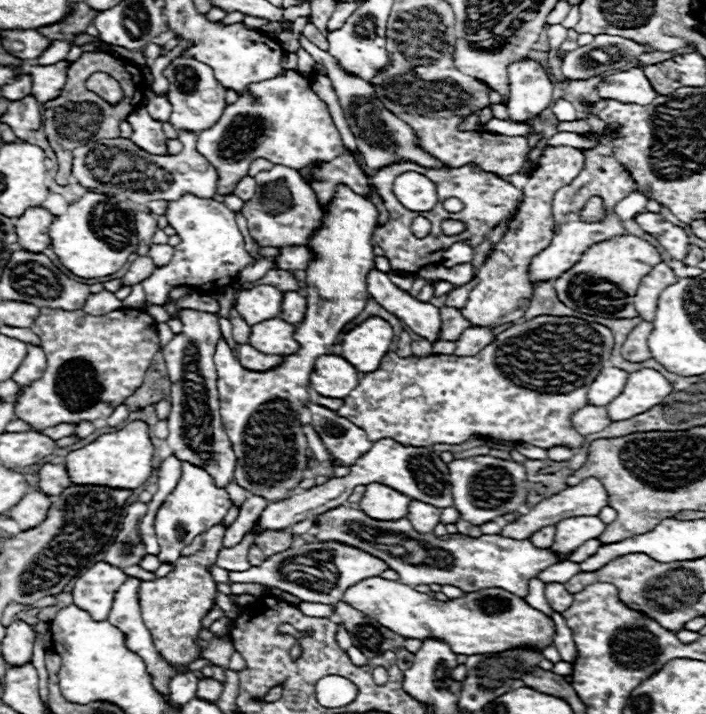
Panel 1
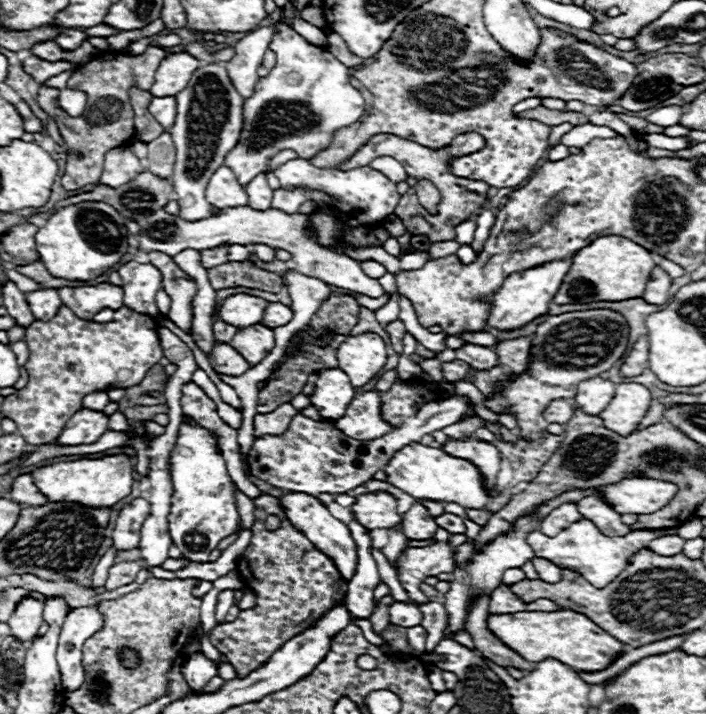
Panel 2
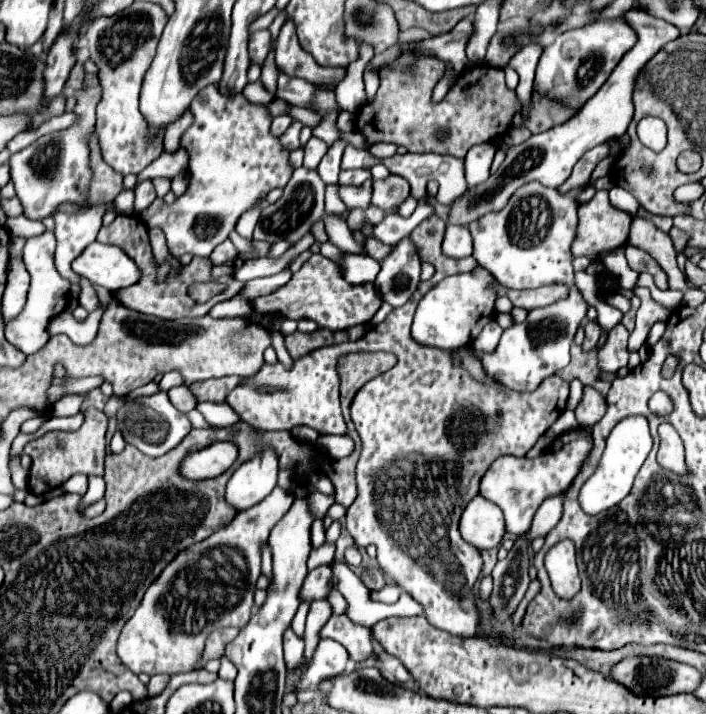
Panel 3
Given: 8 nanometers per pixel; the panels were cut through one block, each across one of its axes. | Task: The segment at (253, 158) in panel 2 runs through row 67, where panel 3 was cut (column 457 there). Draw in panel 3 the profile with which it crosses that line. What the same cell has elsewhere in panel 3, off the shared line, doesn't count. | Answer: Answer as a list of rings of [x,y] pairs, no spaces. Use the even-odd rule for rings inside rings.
[[[476,268],[472,274],[454,274],[438,282],[418,304],[412,336],[426,346],[438,346],[444,350],[470,344],[486,322],[494,318],[496,294],[490,288],[492,274],[484,268]]]

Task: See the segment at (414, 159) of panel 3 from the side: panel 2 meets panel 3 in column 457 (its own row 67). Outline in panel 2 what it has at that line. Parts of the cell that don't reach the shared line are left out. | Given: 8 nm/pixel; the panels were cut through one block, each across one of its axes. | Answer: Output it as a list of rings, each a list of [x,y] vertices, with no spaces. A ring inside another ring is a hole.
[[[172,52],[160,62],[156,70],[156,80],[150,88],[152,96],[174,96],[182,88],[188,86],[192,74],[200,68],[200,60],[196,60],[188,52]]]

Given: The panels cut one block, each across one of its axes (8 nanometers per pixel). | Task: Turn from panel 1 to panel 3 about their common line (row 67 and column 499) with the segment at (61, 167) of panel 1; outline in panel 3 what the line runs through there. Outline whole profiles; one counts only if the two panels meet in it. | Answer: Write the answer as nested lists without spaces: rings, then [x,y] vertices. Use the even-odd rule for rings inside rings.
[[[404,56],[398,64],[390,64],[380,72],[380,88],[372,104],[360,110],[356,126],[368,138],[368,146],[376,142],[394,142],[408,148],[408,152],[434,152],[434,154],[450,154],[456,158],[464,158],[466,152],[490,140],[498,140],[510,128],[510,120],[514,112],[520,110],[520,102],[512,90],[504,84],[504,70],[474,66],[460,74],[458,84],[446,94],[440,104],[432,104],[432,88],[442,78],[442,62],[440,60],[414,60],[414,56]]]

